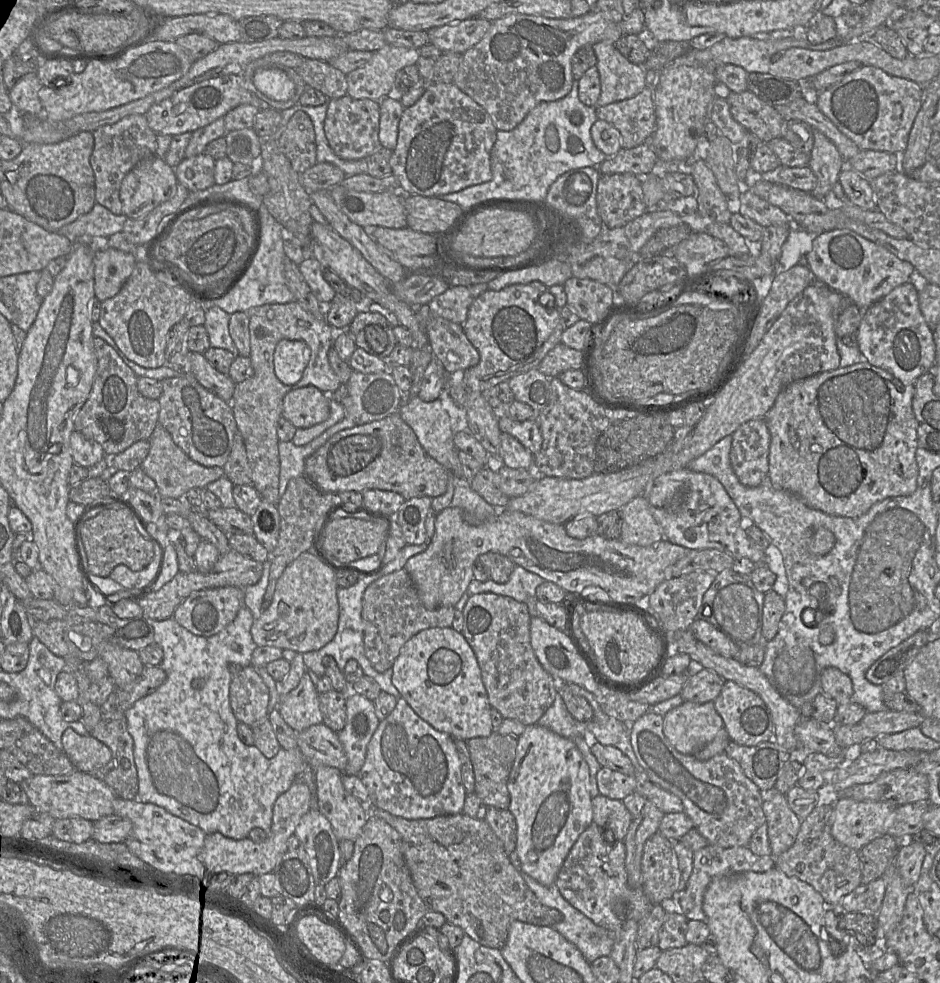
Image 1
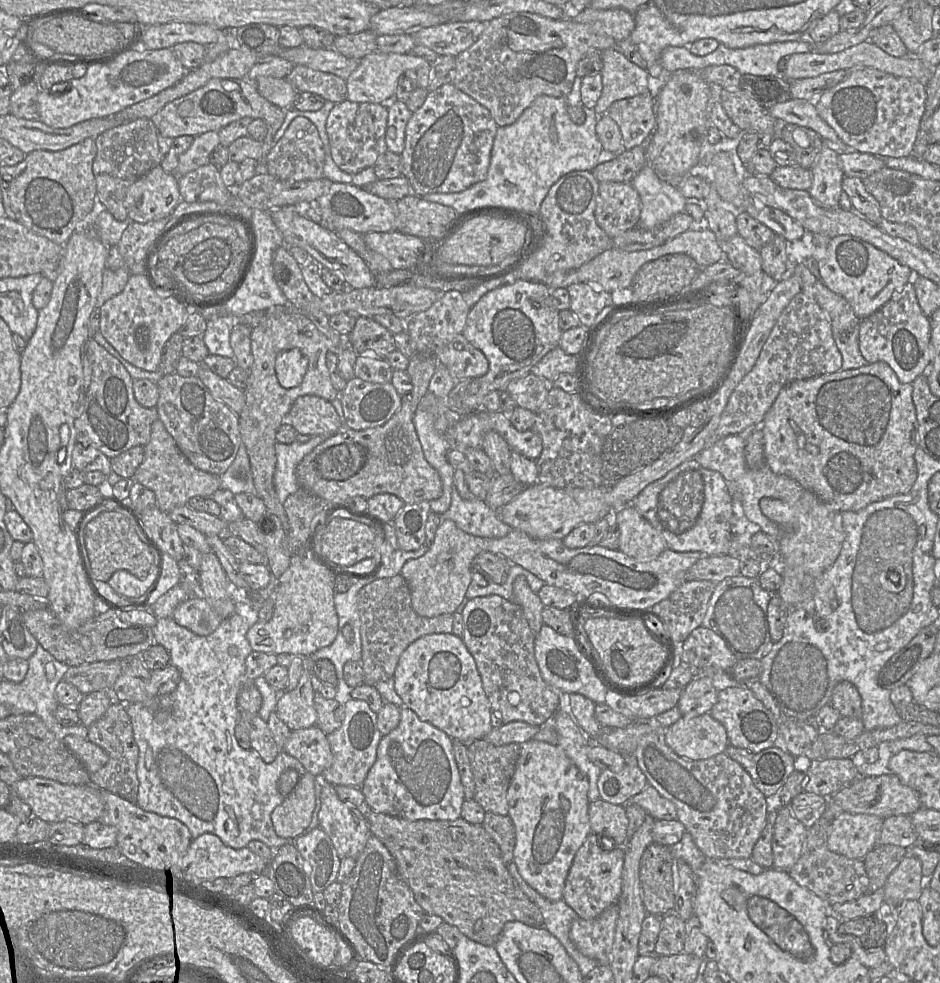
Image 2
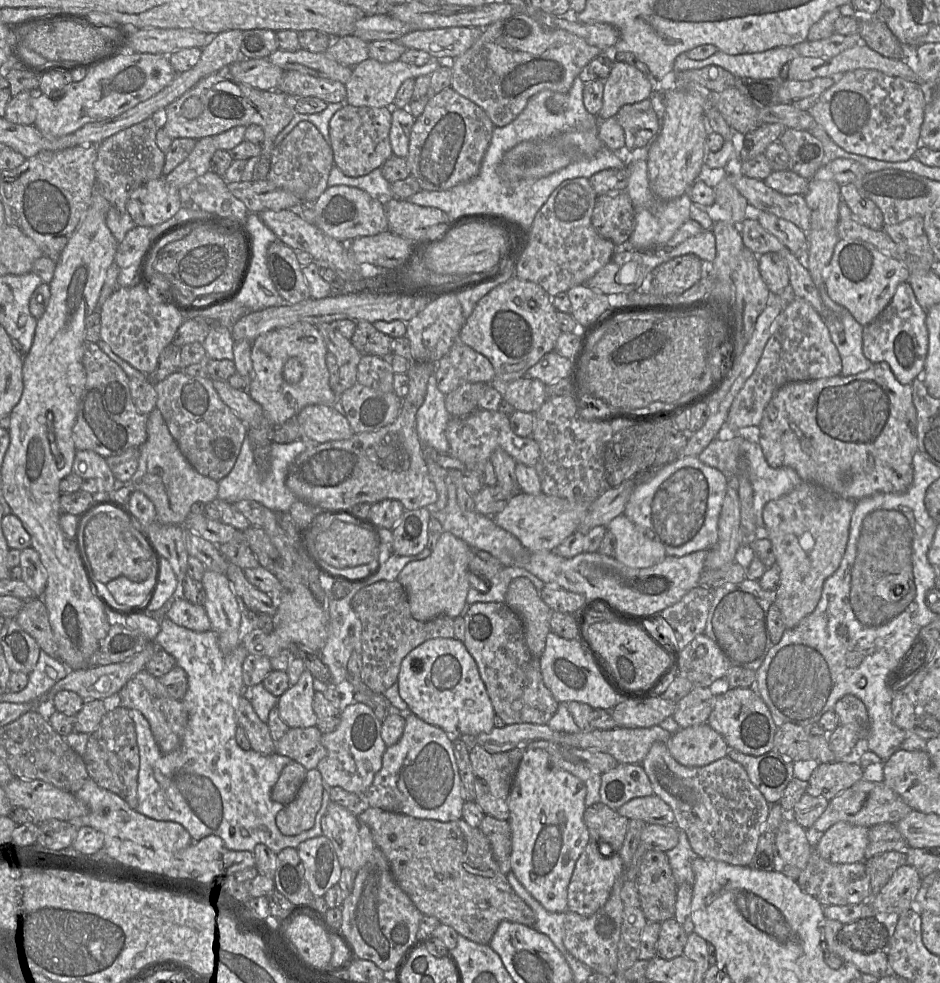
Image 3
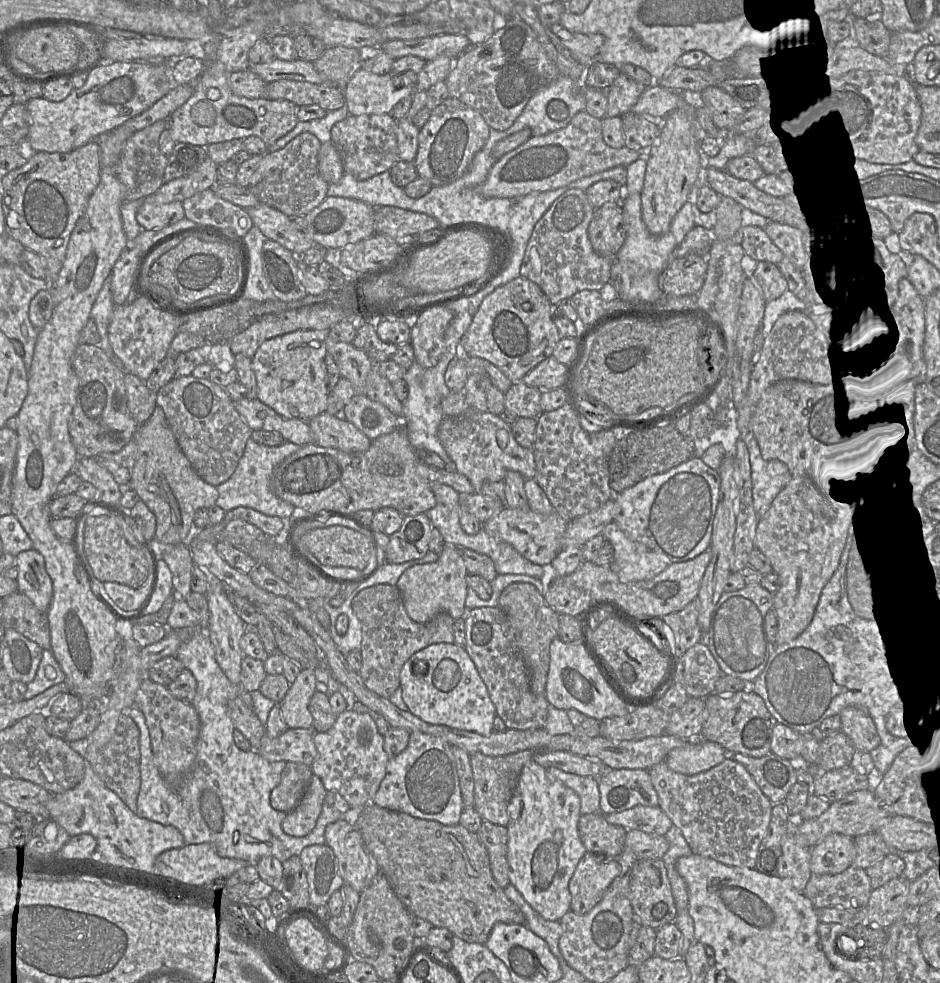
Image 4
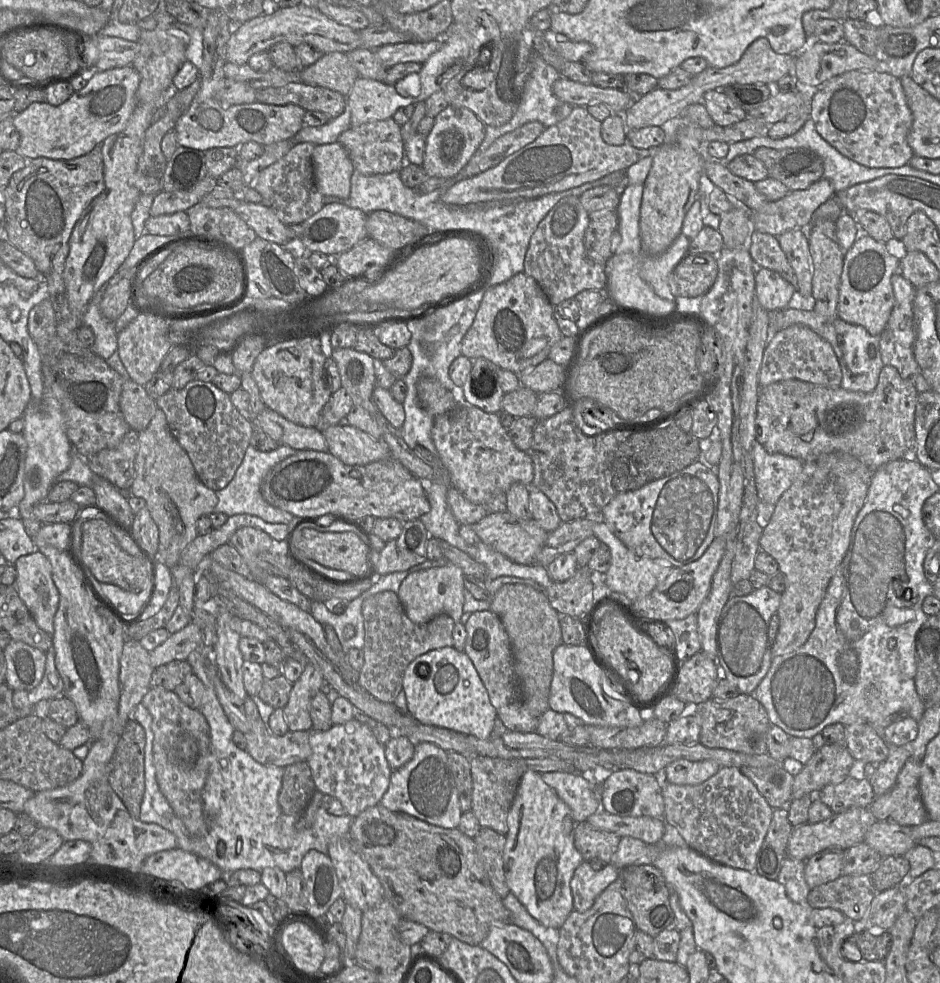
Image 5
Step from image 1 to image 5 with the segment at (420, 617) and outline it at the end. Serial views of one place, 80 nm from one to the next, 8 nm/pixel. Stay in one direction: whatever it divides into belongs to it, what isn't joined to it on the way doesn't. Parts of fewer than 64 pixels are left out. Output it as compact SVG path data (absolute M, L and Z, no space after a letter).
M385 590L367 598L362 605L364 619L364 664L358 672L358 684L383 703L393 703L403 690L407 666L431 650L453 647L454 620L441 614L424 624L412 622L406 615L396 592Z

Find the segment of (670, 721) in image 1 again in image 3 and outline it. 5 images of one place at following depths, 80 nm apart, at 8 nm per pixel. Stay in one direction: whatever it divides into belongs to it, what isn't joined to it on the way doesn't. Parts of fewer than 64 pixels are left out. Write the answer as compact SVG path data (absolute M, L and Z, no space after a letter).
M708 723L680 728L665 743L681 765L700 767L727 756L730 749L724 738Z

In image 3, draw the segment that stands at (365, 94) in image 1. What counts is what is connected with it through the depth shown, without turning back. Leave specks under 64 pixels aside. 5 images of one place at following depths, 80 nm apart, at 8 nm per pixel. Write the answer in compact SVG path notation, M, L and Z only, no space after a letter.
M368 58L353 67L352 75L346 83L346 103L355 107L391 107L399 87L406 79L431 75L440 63L442 62L432 60L423 66L416 66L402 62L399 59L390 63L381 63Z

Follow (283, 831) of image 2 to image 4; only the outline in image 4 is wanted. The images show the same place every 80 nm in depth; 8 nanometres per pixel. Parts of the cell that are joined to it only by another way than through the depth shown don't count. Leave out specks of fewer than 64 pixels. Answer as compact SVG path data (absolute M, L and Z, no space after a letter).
M313 774L308 789L297 807L289 812L282 822L285 834L304 837L316 826L317 819L327 794L320 778Z

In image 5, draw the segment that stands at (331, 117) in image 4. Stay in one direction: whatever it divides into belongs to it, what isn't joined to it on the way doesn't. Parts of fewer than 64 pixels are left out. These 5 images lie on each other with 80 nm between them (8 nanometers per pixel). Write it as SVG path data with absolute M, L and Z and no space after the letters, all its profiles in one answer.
M346 97L345 109L341 115L322 126L311 127L304 125L291 140L294 144L304 142L315 145L335 143L338 142L339 136L351 127L350 121L351 109Z

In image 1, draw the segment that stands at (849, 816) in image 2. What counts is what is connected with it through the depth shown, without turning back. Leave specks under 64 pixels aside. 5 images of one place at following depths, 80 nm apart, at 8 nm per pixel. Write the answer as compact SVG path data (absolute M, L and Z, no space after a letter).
M841 797L830 818L831 835L840 844L859 851L884 835L895 805L885 801L856 801Z

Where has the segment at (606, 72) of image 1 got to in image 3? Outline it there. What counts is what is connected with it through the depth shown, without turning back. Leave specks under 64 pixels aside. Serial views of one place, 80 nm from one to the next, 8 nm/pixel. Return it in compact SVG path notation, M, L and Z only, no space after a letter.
M614 61L608 78L604 81L603 105L599 121L615 117L620 108L648 99L654 93L654 83L634 66Z

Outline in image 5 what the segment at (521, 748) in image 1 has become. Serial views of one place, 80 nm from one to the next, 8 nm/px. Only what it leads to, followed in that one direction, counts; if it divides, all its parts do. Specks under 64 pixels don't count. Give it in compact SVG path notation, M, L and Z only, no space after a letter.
M527 769L519 782L516 795L507 817L508 832L503 861L507 885L527 911L547 927L559 929L573 911L570 880L583 857L574 844L576 821L569 806L547 785L541 774Z

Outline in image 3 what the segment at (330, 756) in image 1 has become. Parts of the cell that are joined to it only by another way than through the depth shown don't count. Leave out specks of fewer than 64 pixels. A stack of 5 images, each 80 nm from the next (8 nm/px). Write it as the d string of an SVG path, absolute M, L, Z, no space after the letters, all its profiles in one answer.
M316 726L290 728L275 742L275 753L291 758L307 771L316 769L318 763L327 754L321 743L321 737L322 733Z

